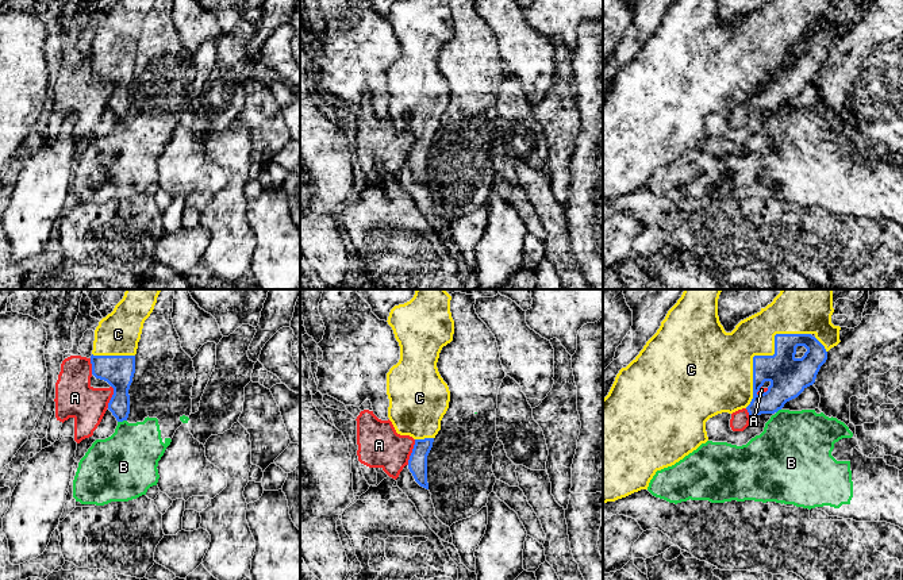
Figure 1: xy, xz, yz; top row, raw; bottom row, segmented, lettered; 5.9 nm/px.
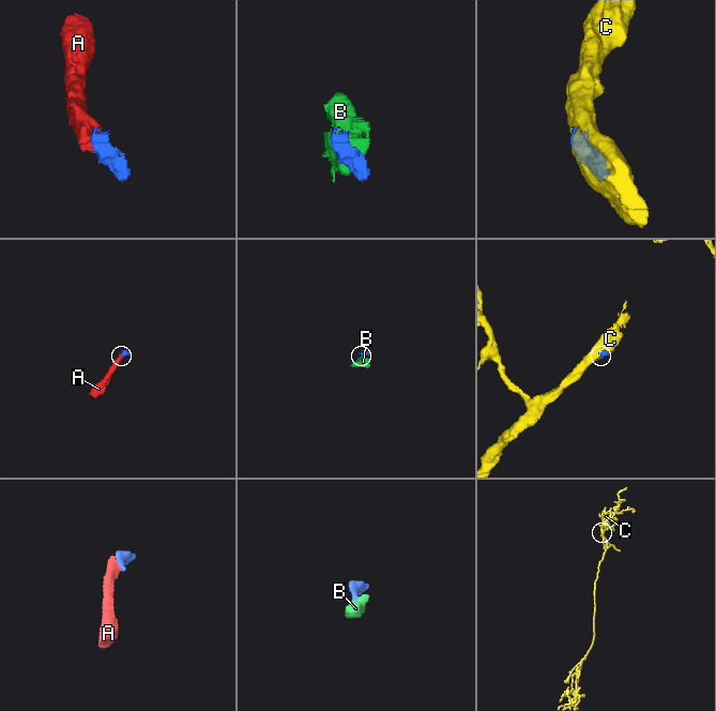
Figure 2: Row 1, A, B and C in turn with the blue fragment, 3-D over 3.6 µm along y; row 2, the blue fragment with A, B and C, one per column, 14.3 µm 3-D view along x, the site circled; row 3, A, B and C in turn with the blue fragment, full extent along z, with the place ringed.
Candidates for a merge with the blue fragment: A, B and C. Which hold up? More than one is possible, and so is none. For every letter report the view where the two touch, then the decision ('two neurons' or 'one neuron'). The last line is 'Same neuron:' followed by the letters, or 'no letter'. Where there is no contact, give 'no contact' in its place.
A: xz | two neurons
B: xy | two neurons
C: yz | one neuron
Same neuron: C

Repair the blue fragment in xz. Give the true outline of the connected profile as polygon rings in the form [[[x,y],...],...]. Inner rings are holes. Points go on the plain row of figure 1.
[[[404,0],[395,3],[388,14],[400,43],[400,57],[387,70],[388,115],[400,132],[415,137],[408,166],[415,178],[429,187],[427,153],[441,127],[441,118],[449,105],[450,88],[441,74],[437,59],[443,43],[453,38],[454,18],[450,0]]]

